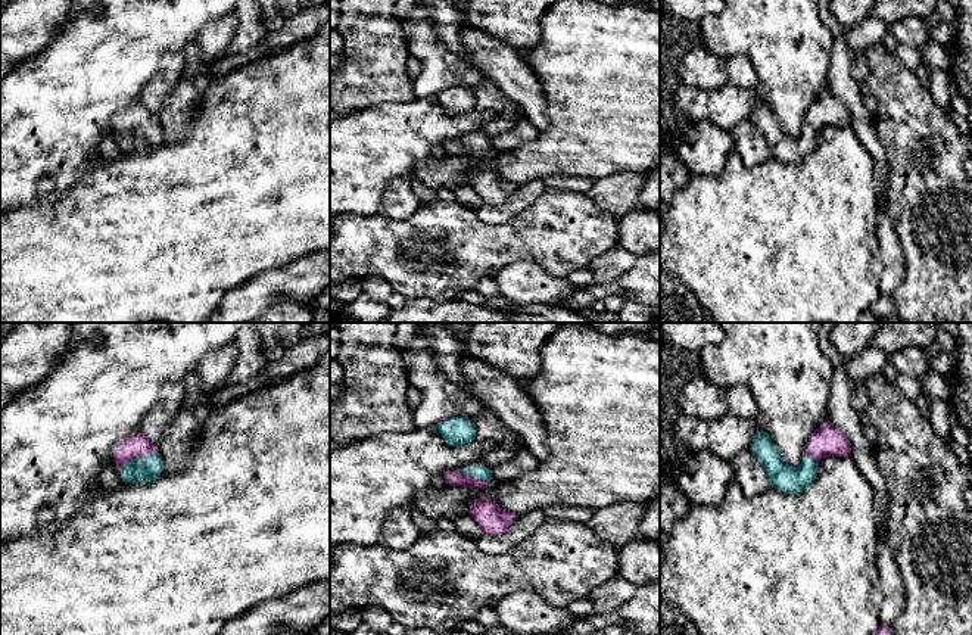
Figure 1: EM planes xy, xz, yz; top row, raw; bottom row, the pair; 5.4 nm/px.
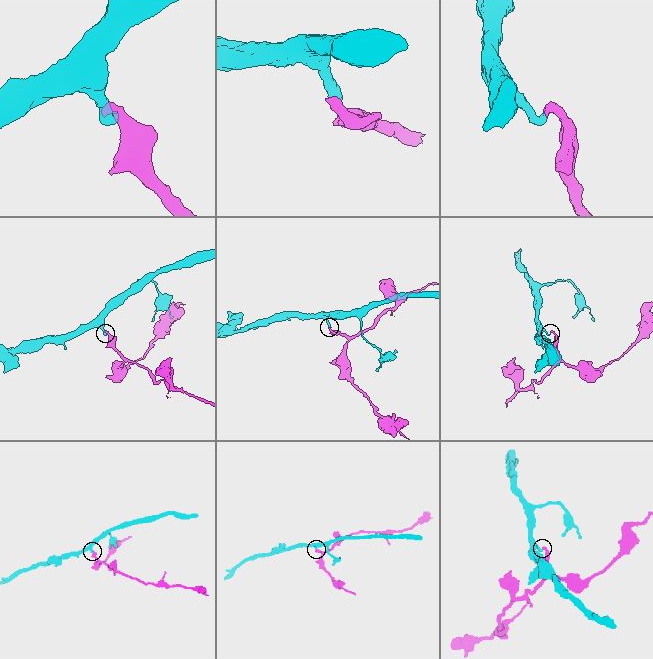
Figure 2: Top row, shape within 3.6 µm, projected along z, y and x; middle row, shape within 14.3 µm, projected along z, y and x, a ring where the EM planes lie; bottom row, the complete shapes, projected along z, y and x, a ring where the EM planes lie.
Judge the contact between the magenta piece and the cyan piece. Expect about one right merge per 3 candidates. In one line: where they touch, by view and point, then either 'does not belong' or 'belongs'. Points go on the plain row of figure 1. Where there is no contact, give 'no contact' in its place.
xy (139, 125) | belongs

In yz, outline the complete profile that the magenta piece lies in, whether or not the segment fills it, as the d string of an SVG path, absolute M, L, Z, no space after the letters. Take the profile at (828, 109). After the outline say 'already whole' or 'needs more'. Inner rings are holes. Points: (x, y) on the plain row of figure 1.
M831 91L810 105L804 116L806 125L798 137L781 130L778 118L763 99L754 106L750 121L764 137L770 156L785 164L798 164L809 158L816 150L817 133L822 128L851 125L848 108Z; needs more

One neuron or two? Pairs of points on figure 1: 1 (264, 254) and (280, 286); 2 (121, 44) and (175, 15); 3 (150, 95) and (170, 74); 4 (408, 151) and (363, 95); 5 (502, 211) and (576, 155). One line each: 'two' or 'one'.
1: two
2: one
3: one
4: two
5: two

